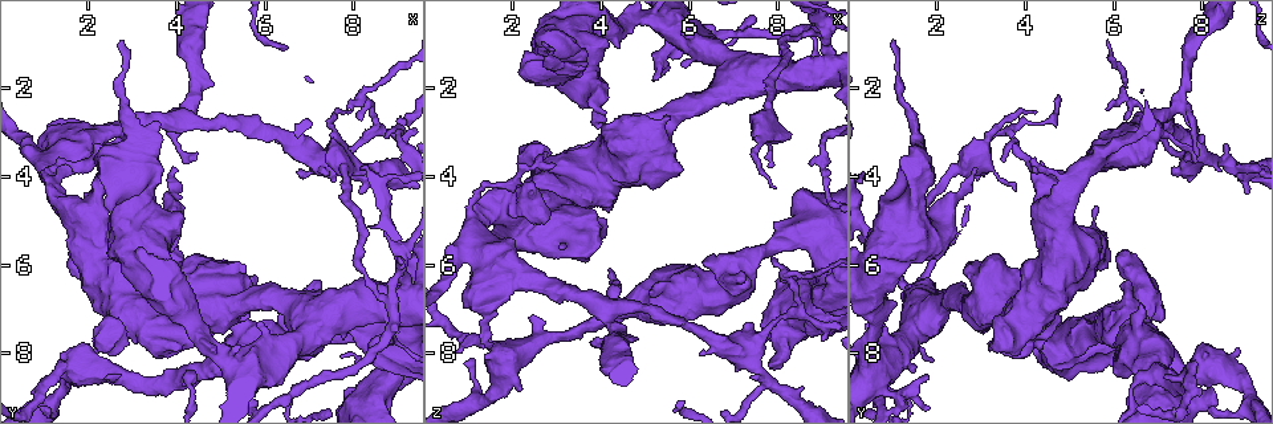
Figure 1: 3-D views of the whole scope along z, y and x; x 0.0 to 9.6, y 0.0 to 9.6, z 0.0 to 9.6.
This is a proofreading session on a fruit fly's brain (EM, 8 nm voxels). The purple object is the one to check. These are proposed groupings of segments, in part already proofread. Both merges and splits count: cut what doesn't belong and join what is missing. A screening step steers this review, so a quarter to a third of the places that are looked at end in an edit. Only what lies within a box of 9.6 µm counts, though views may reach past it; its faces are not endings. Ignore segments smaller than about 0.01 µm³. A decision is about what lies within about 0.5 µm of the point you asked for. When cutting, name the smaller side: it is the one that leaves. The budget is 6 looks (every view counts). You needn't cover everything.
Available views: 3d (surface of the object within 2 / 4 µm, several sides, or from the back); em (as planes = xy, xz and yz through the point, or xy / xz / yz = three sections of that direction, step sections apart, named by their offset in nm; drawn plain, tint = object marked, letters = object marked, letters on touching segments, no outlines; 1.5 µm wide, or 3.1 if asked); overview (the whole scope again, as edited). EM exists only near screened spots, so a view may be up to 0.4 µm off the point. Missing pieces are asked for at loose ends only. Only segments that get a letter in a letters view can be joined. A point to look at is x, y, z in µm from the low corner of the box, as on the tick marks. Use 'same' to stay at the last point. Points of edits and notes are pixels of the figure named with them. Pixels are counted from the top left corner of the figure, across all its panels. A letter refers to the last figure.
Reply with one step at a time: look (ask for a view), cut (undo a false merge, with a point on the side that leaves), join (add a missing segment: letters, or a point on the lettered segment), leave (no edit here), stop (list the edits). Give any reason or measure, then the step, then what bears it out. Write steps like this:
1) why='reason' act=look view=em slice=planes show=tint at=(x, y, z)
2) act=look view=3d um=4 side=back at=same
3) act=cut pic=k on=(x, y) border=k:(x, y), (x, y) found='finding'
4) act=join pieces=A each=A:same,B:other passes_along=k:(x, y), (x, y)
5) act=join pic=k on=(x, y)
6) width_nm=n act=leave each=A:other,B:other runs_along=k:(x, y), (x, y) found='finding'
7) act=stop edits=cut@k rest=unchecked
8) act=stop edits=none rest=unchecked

why='thin end' act=look view=3d um=4 side=back at=(2.80, 3.60, 3.45)

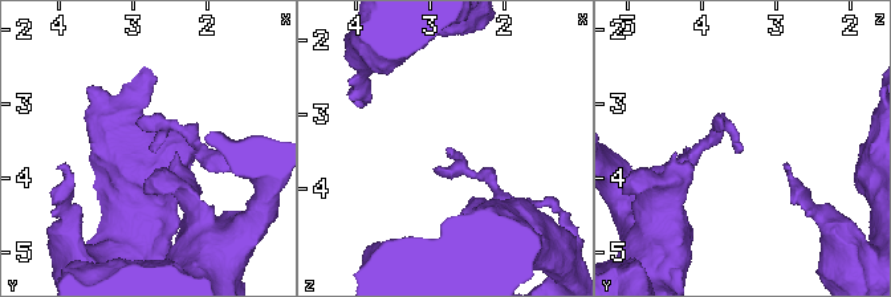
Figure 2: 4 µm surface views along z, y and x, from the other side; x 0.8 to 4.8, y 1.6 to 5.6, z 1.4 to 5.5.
act=look view=em slice=xz step=8 show=tint at=(2.75, 3.60, 3.40)

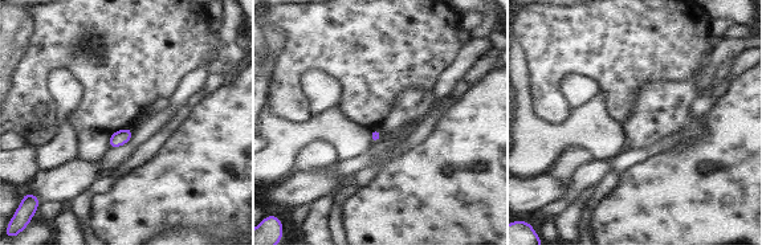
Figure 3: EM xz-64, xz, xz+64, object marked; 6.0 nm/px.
act=look view=em slice=planes show=letters at=same

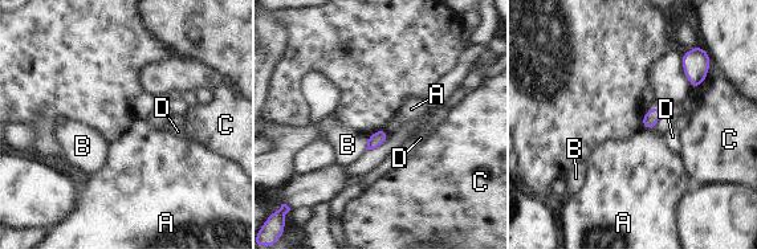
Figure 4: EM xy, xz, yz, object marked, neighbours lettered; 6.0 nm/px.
width_nm=90 act=leave each=A:other,B:other,C:other,D:other border=4:(640, 125), (654, 131) found='no lettered segment goes on from it'

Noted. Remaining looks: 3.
why='thick turns thin' act=look view=3d um=4 at=(1.40, 3.00, 6.90)

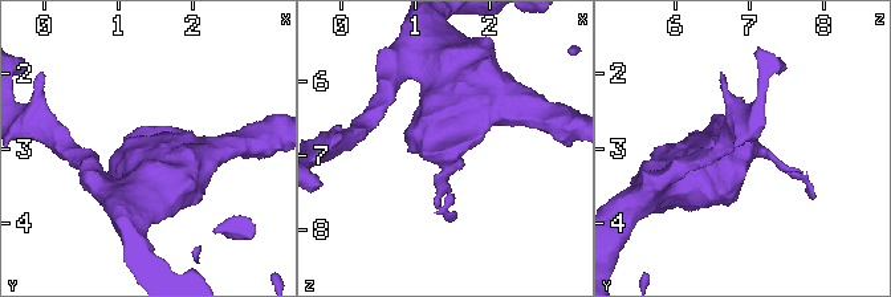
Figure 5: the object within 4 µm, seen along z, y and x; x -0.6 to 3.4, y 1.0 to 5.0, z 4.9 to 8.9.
act=look view=em slice=yz step=4 show=tint at=(1.30, 3.05, 6.90)

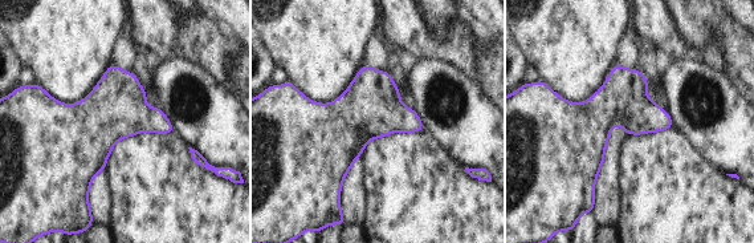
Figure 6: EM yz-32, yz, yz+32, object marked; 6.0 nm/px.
act=look view=em slice=planes show=letters at=same

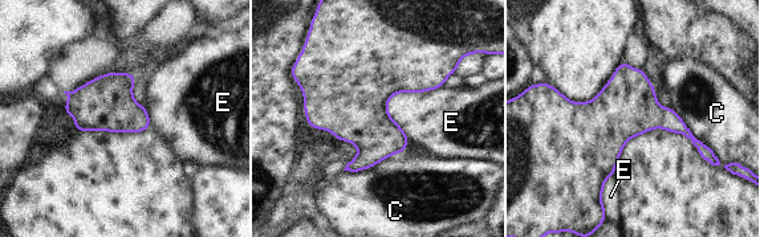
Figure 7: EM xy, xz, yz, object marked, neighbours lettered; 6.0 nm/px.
act=leave each=C:other,E:other border=7:(439, 88), (389, 99), (409, 142) found='continuous, no second neuron'

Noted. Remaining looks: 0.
act=stop edits=none rest=unchecked

